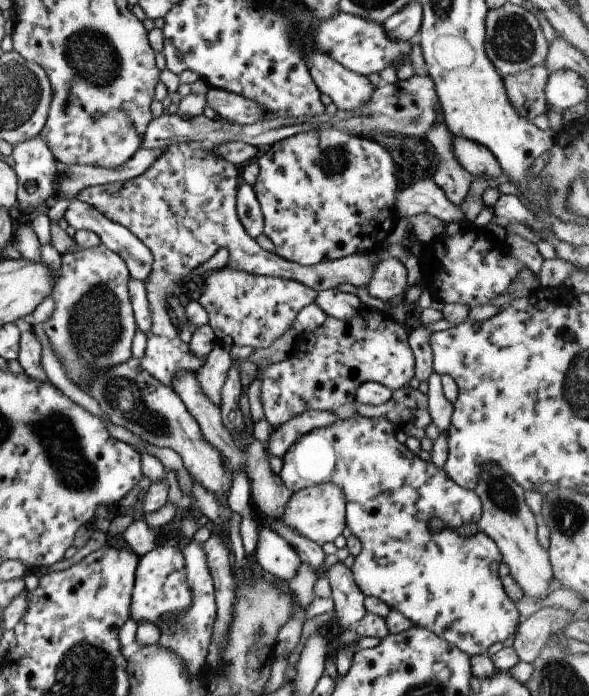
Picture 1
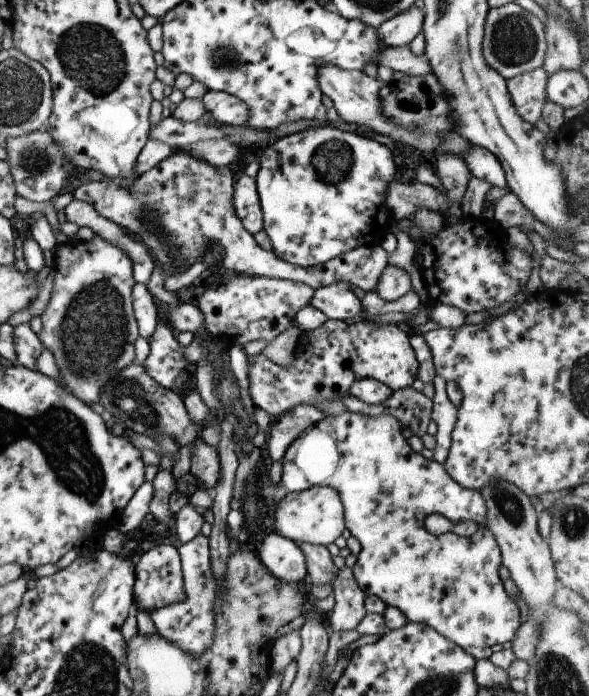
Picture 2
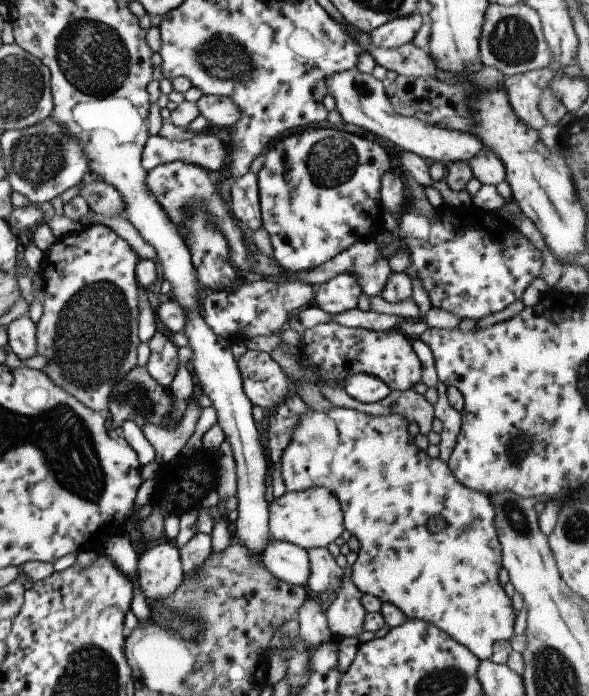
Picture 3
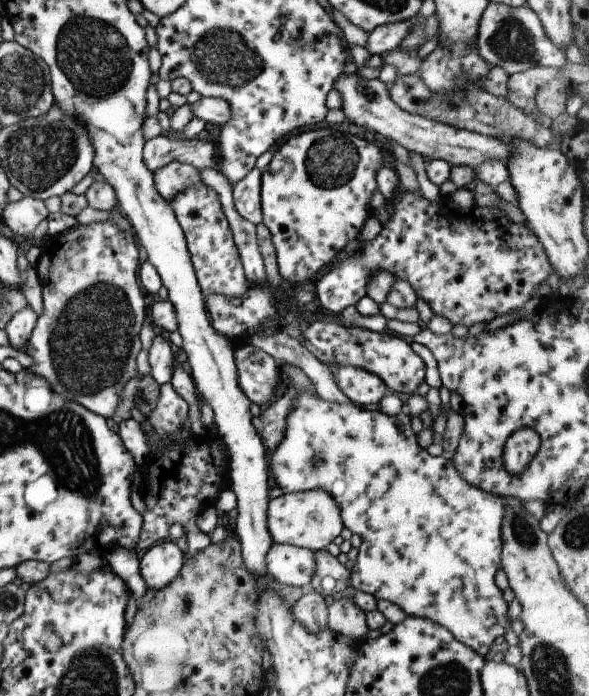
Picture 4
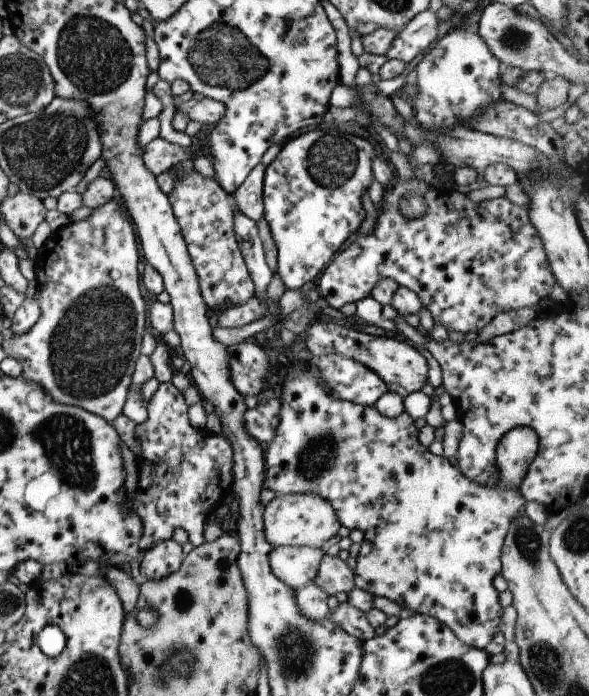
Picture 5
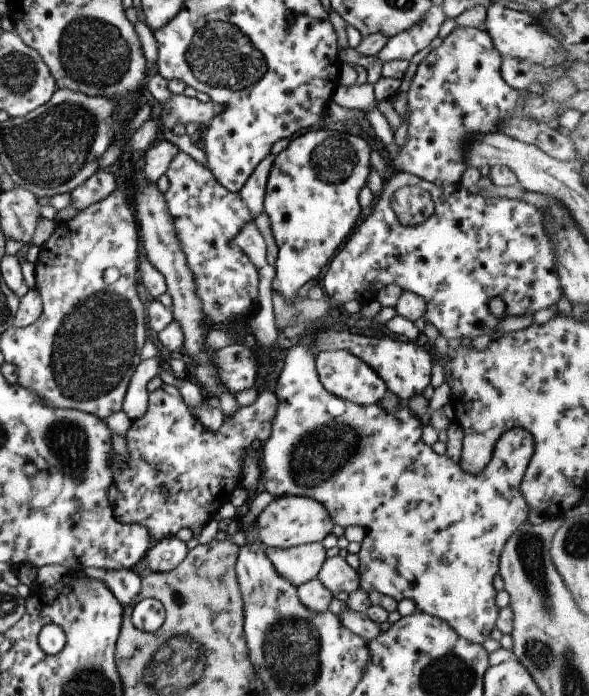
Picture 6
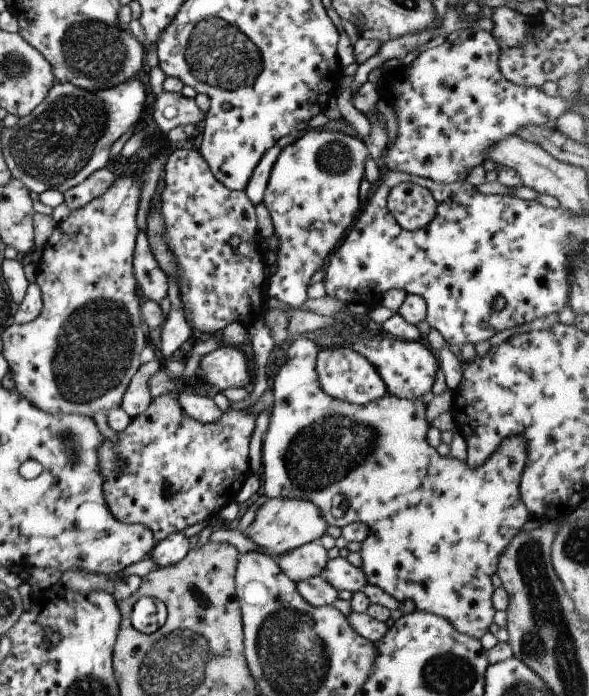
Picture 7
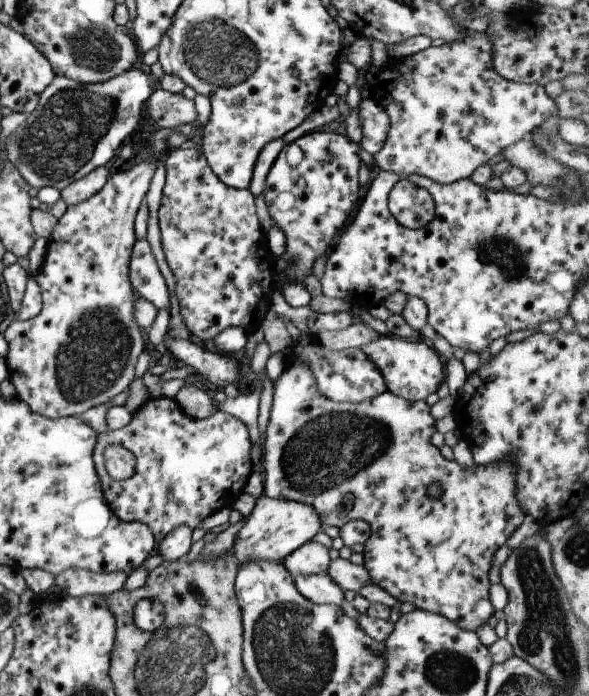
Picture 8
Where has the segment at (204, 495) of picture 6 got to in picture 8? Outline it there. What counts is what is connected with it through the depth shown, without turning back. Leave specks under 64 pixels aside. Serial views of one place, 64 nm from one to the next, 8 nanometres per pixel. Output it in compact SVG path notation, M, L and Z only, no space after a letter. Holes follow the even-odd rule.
M161 396L147 400L137 412L133 412L131 420L123 428L98 434L92 458L101 492L109 510L121 522L137 521L146 524L158 545L173 528L188 526L194 529L212 512L232 507L233 502L242 493L243 486L252 471L249 450L251 445L247 426L235 416L217 411L213 416L203 420L189 418L183 414L174 398ZM113 444L123 446L135 458L133 476L125 480L113 480L105 470L103 450Z

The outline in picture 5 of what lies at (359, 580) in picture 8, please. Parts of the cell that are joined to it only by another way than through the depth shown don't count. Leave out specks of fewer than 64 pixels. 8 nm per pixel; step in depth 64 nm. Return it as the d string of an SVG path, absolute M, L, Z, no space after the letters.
M323 554L312 583L327 596L347 594L353 588L353 571L341 558Z

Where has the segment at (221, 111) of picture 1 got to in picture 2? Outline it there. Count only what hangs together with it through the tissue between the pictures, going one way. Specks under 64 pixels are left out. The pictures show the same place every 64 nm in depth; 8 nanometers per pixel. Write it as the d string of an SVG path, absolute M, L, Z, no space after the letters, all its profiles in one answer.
M209 91L201 97L203 108L211 120L227 126L244 125L249 118L247 104L237 96L223 91Z

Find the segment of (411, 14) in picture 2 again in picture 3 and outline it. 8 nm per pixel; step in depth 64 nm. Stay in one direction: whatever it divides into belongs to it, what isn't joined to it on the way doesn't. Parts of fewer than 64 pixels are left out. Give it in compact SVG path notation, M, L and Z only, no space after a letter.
M417 12L385 22L368 33L368 39L377 48L397 48L409 43L425 19Z

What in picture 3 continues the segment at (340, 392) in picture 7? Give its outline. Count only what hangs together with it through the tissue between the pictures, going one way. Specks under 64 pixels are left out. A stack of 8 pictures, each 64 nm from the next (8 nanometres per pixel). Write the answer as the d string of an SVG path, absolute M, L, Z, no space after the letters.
M347 374L341 382L347 396L362 403L375 403L383 400L390 389L381 380L368 374Z

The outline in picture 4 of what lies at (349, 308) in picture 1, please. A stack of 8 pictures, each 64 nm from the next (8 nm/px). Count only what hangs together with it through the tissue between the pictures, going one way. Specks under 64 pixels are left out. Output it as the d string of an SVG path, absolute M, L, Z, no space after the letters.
M399 189L396 195L391 199L388 207L383 210L380 214L381 226L379 233L371 241L361 241L361 248L357 254L345 258L345 260L339 260L335 266L327 269L327 272L317 280L317 282L311 287L314 293L314 306L318 308L325 308L326 310L333 312L337 315L338 313L346 308L347 306L355 306L359 302L360 298L365 296L365 284L369 282L369 278L373 276L377 270L385 270L389 274L393 274L394 278L399 278L399 280L405 280L409 282L409 286L413 288L413 292L416 294L417 298L421 298L429 308L431 308L432 314L437 314L437 316L443 316L447 318L452 325L461 324L461 326L467 326L469 328L472 324L481 324L481 322L488 322L493 320L496 316L503 315L513 308L523 307L523 304L533 296L535 288L541 286L547 280L547 274L549 274L550 264L548 263L547 257L545 256L543 246L537 237L532 233L530 228L527 228L525 224L515 224L511 222L503 212L499 212L495 206L489 206L485 208L484 206L477 206L472 203L470 206L465 206L461 208L457 204L451 202L449 195L439 195L439 200L437 202L428 202L425 198L419 196L419 194L411 194L411 192Z

